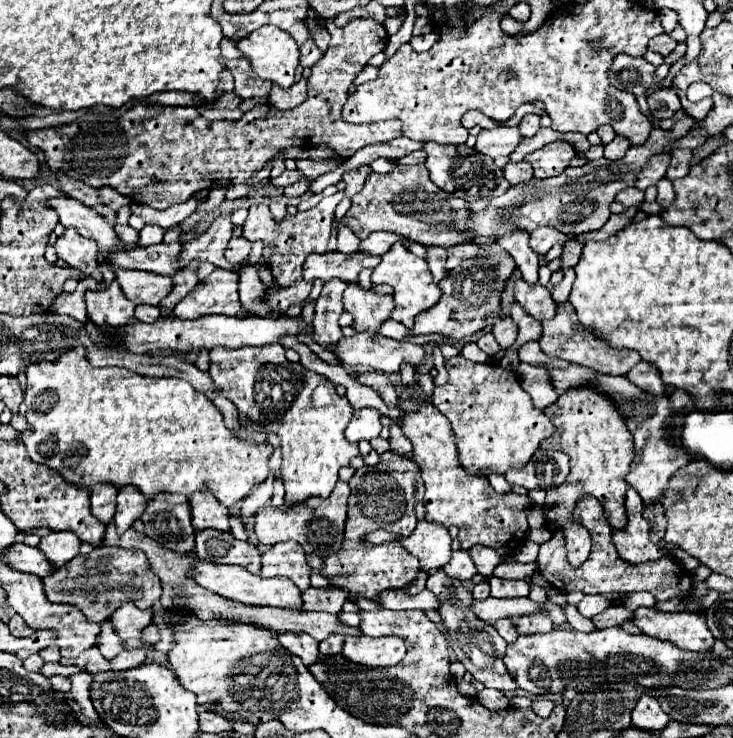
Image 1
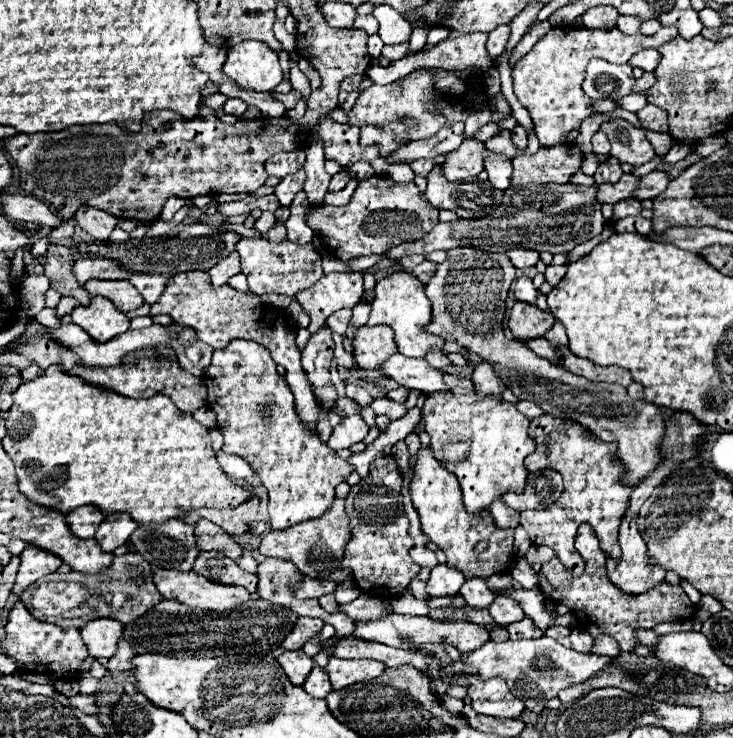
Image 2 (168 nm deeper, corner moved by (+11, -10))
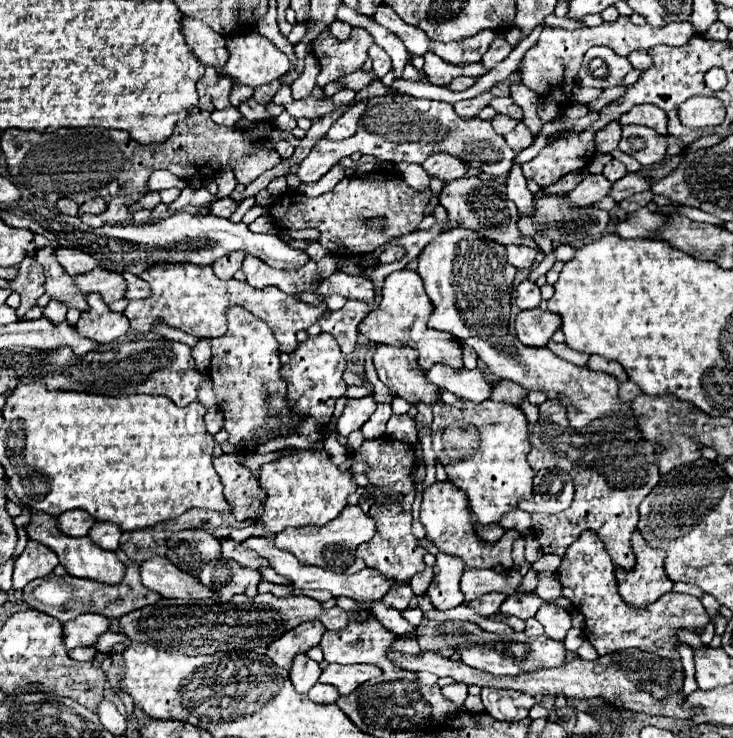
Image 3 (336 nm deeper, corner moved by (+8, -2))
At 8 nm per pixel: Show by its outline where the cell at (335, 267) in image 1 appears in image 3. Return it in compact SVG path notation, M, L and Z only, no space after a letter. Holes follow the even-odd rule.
M333 272L329 278L325 278L319 288L315 290L321 296L329 294L339 294L345 298L355 298L355 300L373 300L375 290L373 284L367 276L349 276L345 272Z

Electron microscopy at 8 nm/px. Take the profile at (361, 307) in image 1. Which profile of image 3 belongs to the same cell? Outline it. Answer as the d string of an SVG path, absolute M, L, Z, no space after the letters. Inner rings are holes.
M375 344L373 348L373 366L379 380L389 386L393 396L403 396L409 404L423 400L435 404L439 388L425 380L417 364L419 352L411 346L387 346Z

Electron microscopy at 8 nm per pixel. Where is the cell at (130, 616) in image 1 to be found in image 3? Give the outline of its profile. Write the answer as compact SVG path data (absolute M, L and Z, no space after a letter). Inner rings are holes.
M83 614L75 620L69 620L63 624L65 630L65 646L71 648L85 648L95 646L97 640L107 632L109 620L105 616L97 614Z

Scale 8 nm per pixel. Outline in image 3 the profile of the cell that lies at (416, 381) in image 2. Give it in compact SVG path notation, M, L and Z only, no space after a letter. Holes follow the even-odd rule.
M433 364L429 370L423 370L423 376L427 376L435 386L471 402L487 400L491 392L491 384L479 370L455 370L445 364Z

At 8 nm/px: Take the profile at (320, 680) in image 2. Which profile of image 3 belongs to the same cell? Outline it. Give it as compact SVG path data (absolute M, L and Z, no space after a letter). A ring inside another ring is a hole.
M315 684L309 692L311 700L317 704L333 704L339 698L339 692L335 692L335 688L331 688L331 684Z

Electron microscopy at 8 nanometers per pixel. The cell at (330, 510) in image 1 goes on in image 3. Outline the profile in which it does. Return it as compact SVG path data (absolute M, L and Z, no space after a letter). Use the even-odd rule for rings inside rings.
M347 506L341 516L331 520L331 524L325 526L303 526L303 528L285 528L275 536L275 546L283 548L285 552L291 552L299 558L303 564L315 564L321 568L327 568L331 572L345 572L349 564L355 562L355 548L361 542L371 540L375 534L375 522L363 514L359 506Z

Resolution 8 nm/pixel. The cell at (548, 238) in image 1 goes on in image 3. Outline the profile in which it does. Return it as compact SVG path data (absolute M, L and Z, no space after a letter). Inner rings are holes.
M523 244L507 246L507 260L509 260L509 264L513 264L519 270L529 268L535 262L535 256L537 256L537 252L529 246L523 246Z

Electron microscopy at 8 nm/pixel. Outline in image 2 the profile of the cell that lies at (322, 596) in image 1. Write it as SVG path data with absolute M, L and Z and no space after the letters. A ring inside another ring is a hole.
M298 618L294 630L286 636L286 640L282 642L284 650L300 650L308 640L312 640L316 634L320 634L324 622L318 618Z

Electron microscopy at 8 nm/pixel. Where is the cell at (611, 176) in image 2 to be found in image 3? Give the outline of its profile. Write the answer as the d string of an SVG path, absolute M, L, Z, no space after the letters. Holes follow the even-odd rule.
M611 160L611 162L607 162L605 168L603 168L603 176L605 176L607 180L611 180L611 182L617 182L617 180L623 178L625 174L627 174L627 168L625 168L625 164L619 162L619 160Z

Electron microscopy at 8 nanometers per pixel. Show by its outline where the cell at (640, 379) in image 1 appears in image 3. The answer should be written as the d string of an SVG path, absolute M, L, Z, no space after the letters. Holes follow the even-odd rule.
M627 380L627 382L623 382L623 384L619 386L619 396L621 396L621 400L631 402L631 400L635 400L635 396L639 396L639 394L641 394L641 388L639 388L635 382L631 382L631 380Z

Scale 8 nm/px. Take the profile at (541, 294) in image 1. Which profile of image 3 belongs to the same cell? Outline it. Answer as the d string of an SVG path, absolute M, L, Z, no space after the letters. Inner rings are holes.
M541 308L521 310L515 320L517 338L525 346L547 346L553 332L561 326L561 320L553 312L543 312Z

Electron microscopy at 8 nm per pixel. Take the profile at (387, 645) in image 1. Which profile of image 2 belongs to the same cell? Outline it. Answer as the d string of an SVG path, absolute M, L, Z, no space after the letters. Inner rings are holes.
M332 656L324 670L332 682L332 688L342 690L356 682L378 678L384 672L384 666L376 664L376 660L342 660Z

